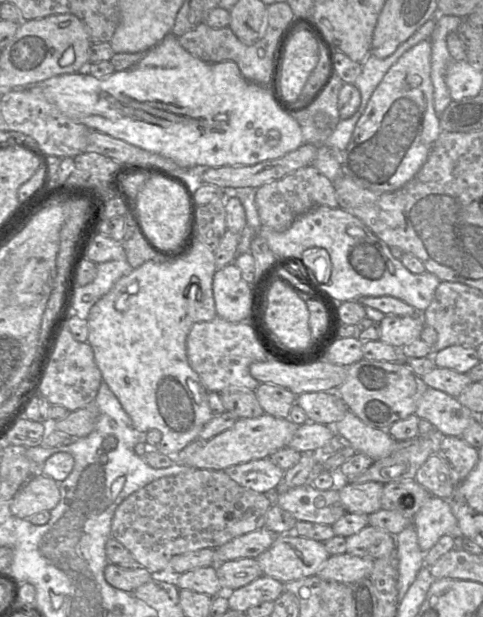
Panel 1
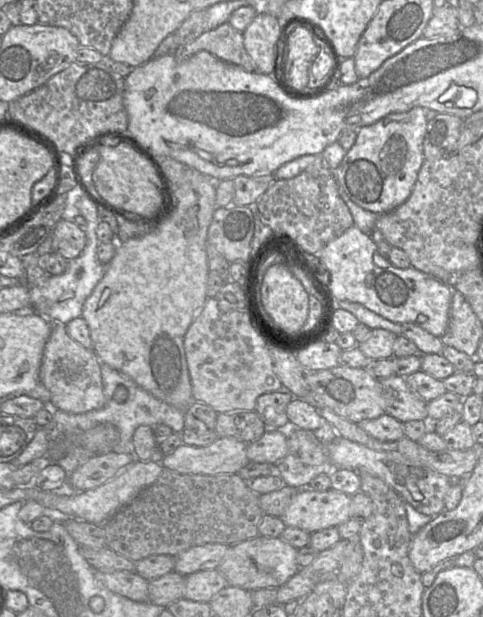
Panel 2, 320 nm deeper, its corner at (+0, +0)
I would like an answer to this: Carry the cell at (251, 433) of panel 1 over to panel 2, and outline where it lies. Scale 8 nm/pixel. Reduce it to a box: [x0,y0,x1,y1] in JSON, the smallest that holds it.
[160,437,249,474]

